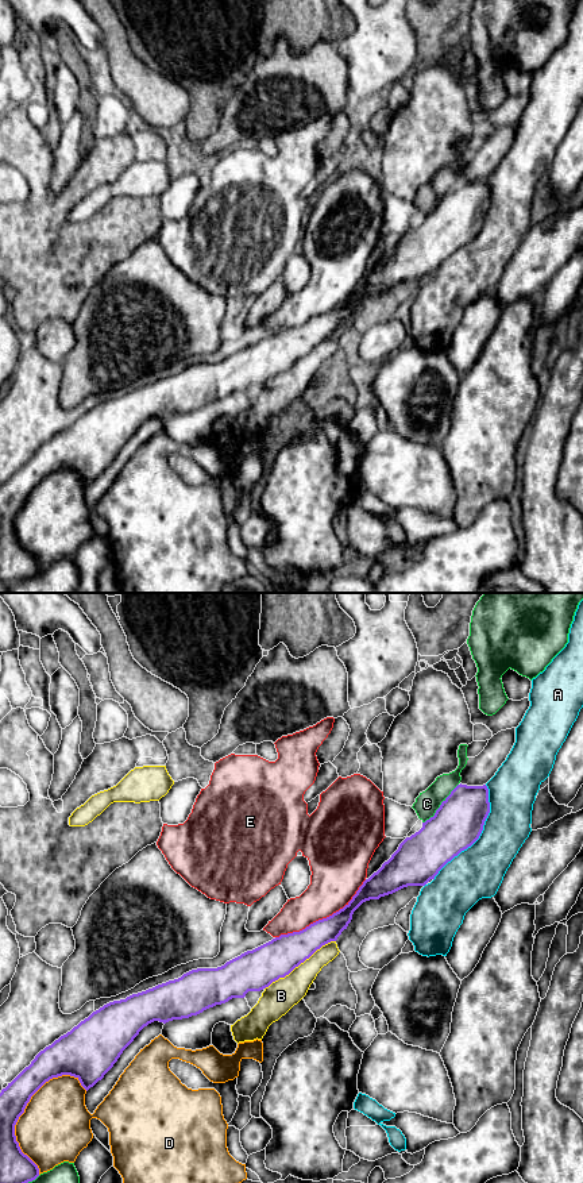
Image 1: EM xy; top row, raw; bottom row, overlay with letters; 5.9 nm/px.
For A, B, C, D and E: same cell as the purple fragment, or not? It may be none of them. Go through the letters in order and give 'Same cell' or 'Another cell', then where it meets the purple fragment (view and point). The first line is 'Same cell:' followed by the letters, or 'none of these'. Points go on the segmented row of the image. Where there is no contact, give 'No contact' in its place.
Same cell: none of these
A: Another cell. Touches purple at xy (479, 835)
B: Another cell. Touches purple at xy (300, 963)
C: Another cell. Touches purple at xy (440, 805)
D: Another cell. Touches purple at xy (23, 1112)
E: Another cell. Touches purple at xy (323, 918)

